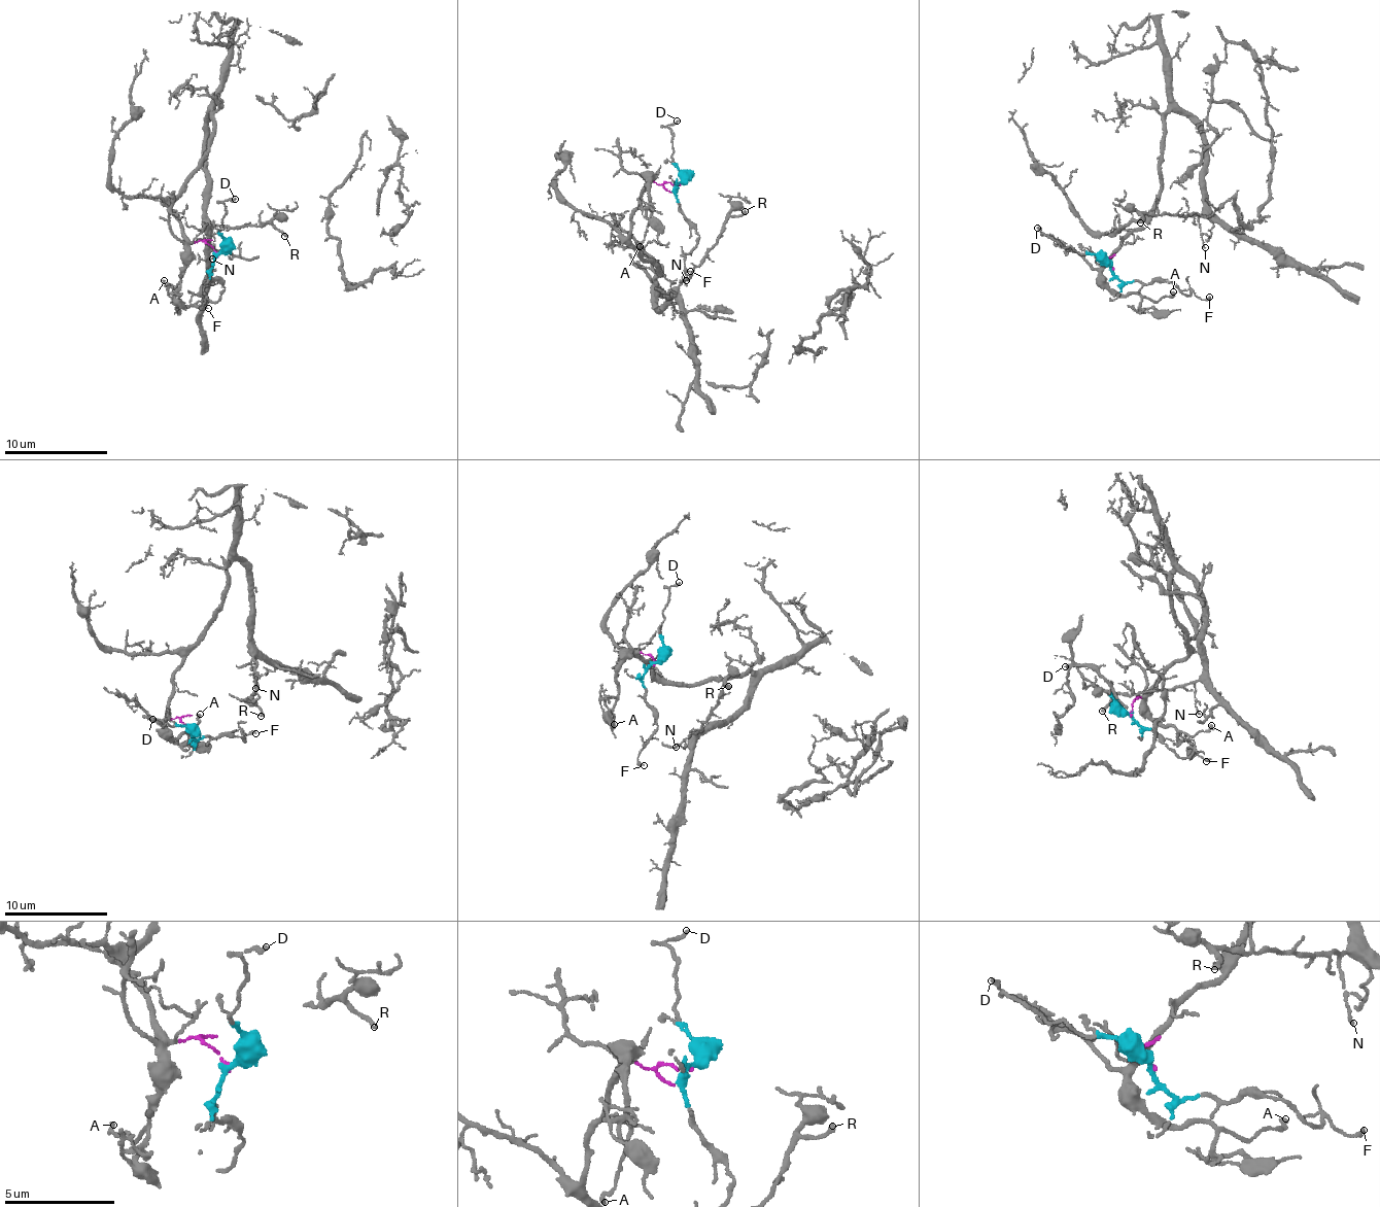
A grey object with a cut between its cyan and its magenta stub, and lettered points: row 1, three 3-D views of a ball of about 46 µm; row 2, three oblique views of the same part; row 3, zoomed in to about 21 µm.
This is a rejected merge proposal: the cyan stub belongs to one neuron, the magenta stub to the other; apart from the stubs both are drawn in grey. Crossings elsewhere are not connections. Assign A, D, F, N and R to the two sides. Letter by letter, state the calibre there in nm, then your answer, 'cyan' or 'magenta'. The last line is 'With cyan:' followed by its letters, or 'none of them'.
A: calibre 190 nm; magenta
D: calibre 170 nm; cyan
F: calibre 180 nm; cyan
N: calibre 110 nm; magenta
R: calibre 180 nm; magenta
With cyan: D, F

